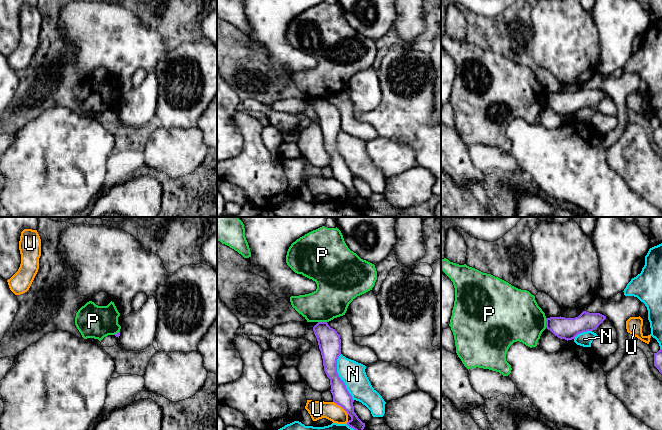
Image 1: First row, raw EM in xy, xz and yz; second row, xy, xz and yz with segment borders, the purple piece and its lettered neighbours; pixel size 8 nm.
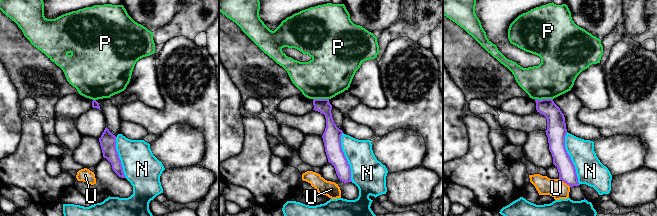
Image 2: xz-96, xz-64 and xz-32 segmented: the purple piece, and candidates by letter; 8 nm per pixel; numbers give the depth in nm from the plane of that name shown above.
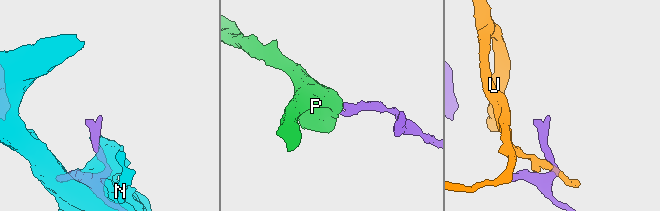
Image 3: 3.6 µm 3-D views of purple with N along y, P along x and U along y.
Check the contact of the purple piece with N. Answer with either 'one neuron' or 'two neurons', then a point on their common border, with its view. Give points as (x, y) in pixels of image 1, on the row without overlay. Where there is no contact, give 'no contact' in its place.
two neurons | xz (339, 153)

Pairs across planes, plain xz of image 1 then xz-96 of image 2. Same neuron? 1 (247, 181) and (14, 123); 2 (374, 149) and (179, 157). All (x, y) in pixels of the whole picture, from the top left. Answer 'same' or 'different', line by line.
1: different
2: same

